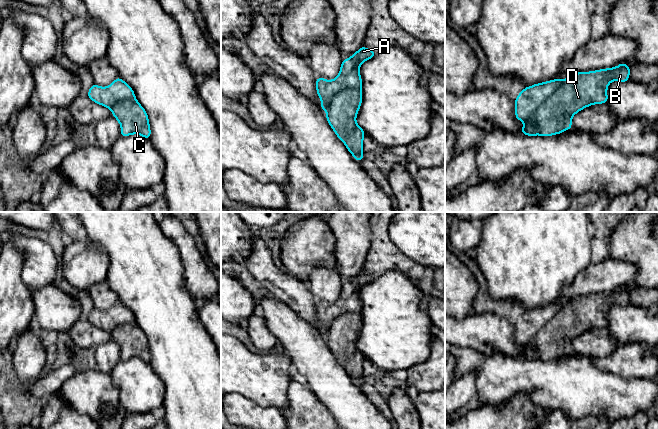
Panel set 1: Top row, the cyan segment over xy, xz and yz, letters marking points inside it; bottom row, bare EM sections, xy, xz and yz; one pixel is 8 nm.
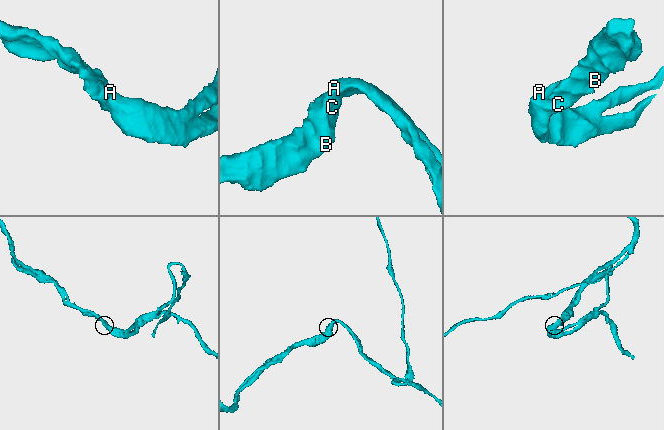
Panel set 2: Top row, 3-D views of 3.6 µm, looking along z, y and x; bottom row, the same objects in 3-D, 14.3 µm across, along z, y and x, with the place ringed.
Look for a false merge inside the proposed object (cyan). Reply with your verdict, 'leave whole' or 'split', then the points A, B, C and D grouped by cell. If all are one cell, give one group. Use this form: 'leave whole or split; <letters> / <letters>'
leave whole; A B C D

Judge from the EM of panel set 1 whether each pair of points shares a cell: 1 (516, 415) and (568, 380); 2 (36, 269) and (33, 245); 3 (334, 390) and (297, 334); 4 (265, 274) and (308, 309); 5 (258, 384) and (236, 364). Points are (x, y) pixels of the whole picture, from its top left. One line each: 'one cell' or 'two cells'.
1: two cells
2: one cell
3: one cell
4: one cell
5: one cell

